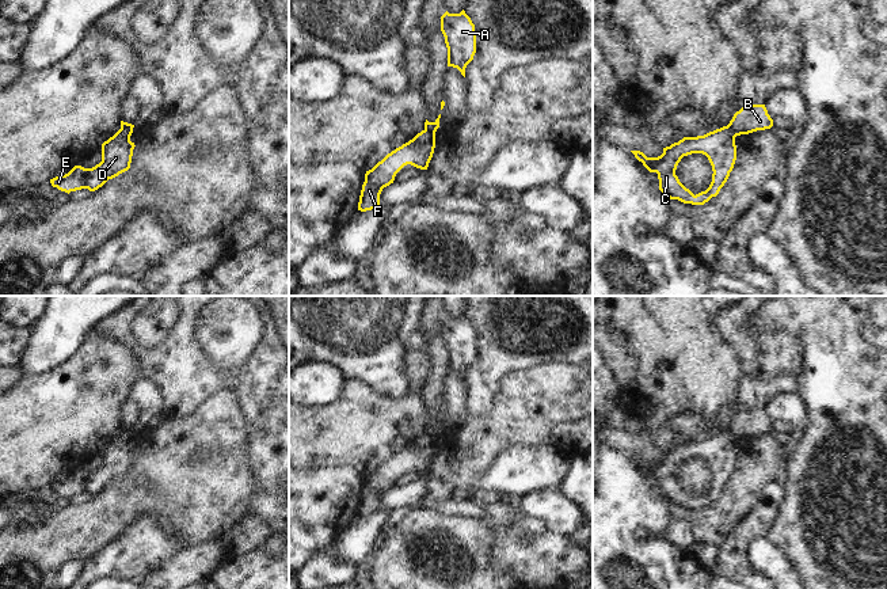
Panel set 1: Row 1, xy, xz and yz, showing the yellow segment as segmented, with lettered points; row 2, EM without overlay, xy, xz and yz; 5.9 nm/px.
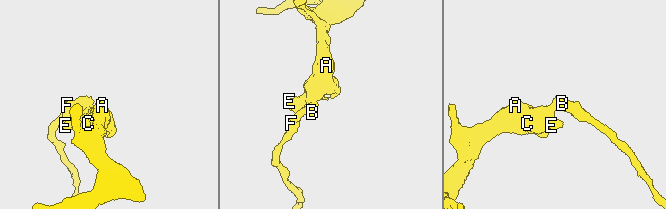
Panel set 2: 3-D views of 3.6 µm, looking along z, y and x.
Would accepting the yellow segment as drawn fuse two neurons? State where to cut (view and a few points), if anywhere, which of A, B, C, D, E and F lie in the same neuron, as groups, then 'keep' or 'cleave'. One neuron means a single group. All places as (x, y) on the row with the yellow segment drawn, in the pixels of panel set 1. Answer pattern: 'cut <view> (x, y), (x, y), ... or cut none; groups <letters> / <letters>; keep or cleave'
cut xz (425, 128), (436, 129); groups A C D E / B F; cleave

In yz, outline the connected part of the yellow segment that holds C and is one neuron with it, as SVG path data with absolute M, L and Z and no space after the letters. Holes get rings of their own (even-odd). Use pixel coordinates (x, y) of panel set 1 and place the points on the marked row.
M728 126L704 136L684 137L678 142L663 148L663 153L658 157L647 157L640 151L631 152L650 172L658 174L659 190L662 193L670 200L692 205L704 205L712 197L716 197L727 182L736 160L735 134ZM692 153L705 155L713 171L709 187L696 195L675 175L681 159Z

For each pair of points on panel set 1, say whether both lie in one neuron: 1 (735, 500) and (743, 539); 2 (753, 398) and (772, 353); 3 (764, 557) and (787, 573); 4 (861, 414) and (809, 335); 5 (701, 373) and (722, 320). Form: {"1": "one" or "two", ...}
{"1": "two", "2": "two", "3": "one", "4": "one", "5": "two"}

